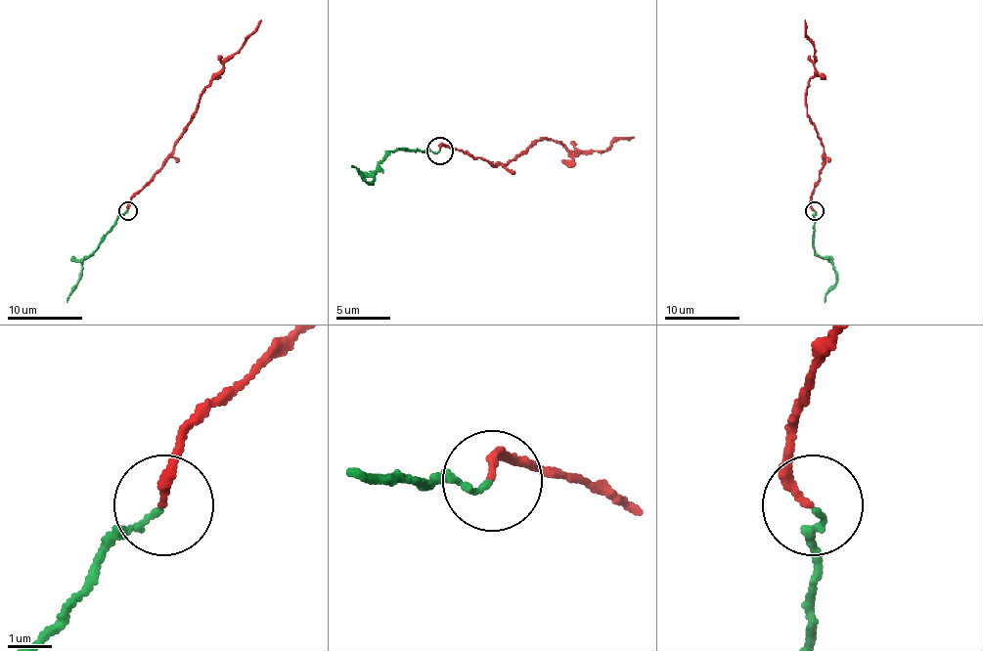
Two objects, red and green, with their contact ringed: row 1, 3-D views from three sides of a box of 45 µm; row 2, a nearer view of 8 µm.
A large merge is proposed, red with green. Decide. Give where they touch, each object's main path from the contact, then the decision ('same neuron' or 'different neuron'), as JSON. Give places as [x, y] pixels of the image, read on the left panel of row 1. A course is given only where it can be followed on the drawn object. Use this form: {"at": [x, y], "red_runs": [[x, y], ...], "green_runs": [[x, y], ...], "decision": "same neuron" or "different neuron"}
{"at": [127, 210], "red_runs": [[127, 210], [127, 204], [174, 149], [191, 120], [200, 94], [261, 20]], "green_runs": [[127, 211], [82, 262], [76, 286], [67, 301]], "decision": "same neuron"}

